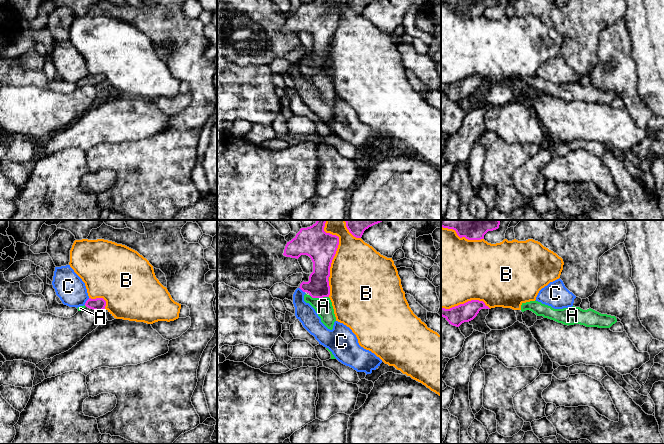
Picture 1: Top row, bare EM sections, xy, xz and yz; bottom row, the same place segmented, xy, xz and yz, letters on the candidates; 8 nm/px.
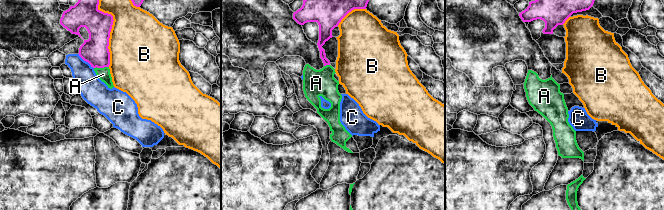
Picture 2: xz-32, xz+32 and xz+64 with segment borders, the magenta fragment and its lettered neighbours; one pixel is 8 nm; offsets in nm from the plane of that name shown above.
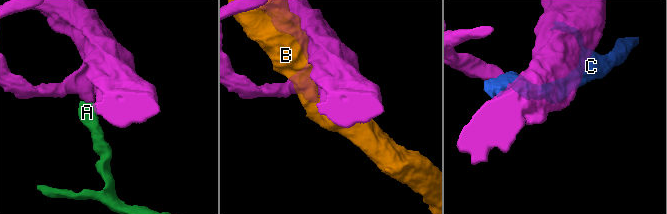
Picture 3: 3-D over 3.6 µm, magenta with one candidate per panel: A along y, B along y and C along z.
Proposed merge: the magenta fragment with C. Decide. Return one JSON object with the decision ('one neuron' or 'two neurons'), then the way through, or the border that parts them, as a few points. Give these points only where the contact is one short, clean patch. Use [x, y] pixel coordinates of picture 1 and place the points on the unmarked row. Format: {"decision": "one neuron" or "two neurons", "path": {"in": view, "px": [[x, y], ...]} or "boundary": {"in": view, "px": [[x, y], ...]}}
{"decision": "two neurons"}

